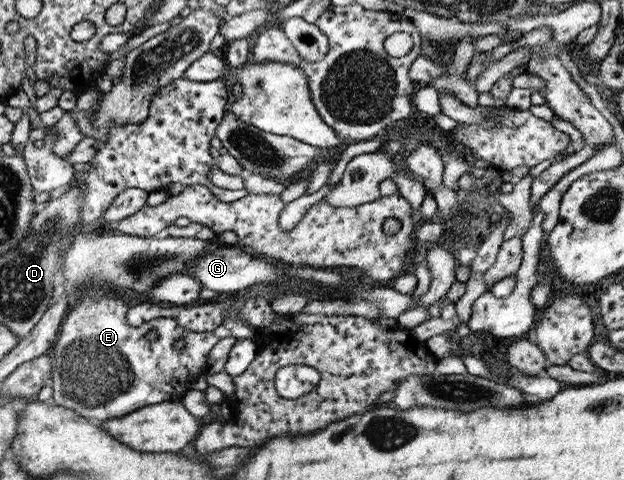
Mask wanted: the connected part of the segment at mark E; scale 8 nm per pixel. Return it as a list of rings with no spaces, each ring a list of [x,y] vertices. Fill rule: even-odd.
[[[90,289],[87,292],[83,292],[82,296],[80,296],[78,300],[76,300],[74,303],[71,303],[70,308],[68,308],[68,311],[65,313],[65,316],[60,323],[58,335],[56,335],[56,338],[53,340],[51,348],[48,352],[48,354],[50,354],[49,357],[52,359],[52,368],[49,370],[50,378],[48,380],[48,383],[50,383],[52,389],[52,396],[49,398],[49,402],[51,404],[54,406],[63,406],[64,408],[73,410],[77,416],[81,416],[82,418],[92,420],[93,422],[100,422],[109,418],[124,416],[124,414],[128,414],[133,410],[138,410],[142,406],[158,404],[159,402],[166,401],[178,401],[178,399],[182,398],[182,396],[184,396],[184,394],[190,390],[195,378],[200,374],[204,374],[206,370],[206,360],[208,360],[208,351],[220,339],[226,337],[232,337],[235,339],[253,339],[255,336],[255,329],[253,327],[251,327],[248,323],[243,323],[237,319],[238,310],[236,309],[230,310],[228,317],[225,318],[212,331],[191,331],[190,329],[185,329],[184,327],[177,325],[177,322],[173,321],[173,318],[168,317],[154,318],[152,320],[143,322],[141,325],[132,326],[129,325],[125,319],[126,311],[128,309],[128,304],[126,304],[126,302],[120,298],[120,295],[118,296],[118,294],[116,294],[116,291],[101,292],[100,289]],[[152,328],[157,330],[158,335],[154,341],[149,342],[145,340],[144,334],[146,334],[146,332]],[[180,339],[183,340],[186,347],[184,347],[184,349],[178,353],[178,351],[174,351],[174,349],[172,349],[172,345],[176,340]]]

